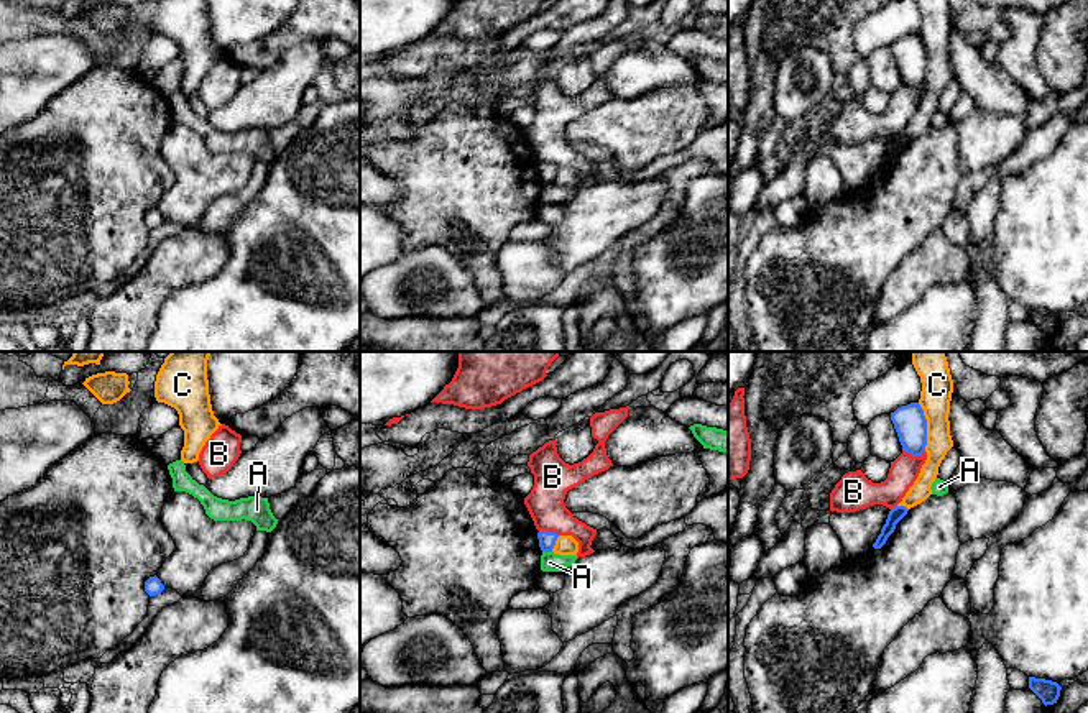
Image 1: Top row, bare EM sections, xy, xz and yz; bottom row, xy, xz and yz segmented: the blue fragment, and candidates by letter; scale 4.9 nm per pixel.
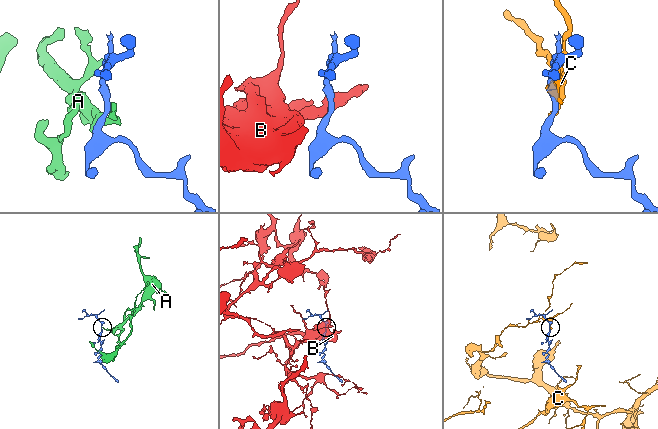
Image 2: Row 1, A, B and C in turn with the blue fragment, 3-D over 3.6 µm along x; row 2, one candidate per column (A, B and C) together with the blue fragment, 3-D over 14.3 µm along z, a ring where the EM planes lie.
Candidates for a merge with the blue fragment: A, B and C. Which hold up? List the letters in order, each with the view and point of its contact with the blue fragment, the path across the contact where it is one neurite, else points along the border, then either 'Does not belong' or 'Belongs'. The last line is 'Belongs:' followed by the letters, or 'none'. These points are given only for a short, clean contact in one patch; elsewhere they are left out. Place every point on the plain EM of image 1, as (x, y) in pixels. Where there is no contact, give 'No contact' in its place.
A: Touches blue at xz (548, 183). Does not belong
B: Touches blue at yz (914, 87). Does not belong
C: Touches blue at yz (926, 59). Does not belong
Belongs: none

